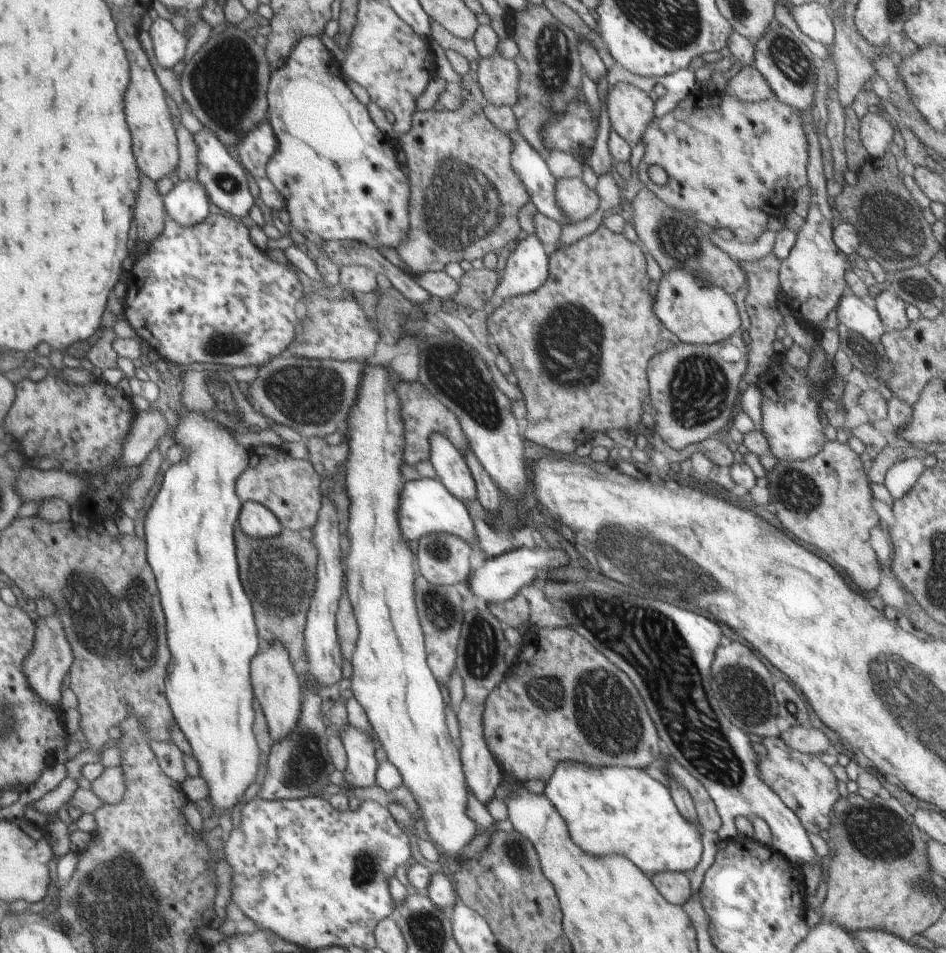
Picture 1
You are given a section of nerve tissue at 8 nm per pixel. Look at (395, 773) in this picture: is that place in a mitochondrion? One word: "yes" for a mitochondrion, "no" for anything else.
no

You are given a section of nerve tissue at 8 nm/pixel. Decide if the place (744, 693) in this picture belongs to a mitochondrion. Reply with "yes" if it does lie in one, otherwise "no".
yes

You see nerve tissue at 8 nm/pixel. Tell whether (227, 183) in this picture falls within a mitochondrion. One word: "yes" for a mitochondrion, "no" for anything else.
yes

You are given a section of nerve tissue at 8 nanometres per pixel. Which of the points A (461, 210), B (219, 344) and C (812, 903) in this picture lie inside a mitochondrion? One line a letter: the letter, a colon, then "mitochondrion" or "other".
A: mitochondrion
B: mitochondrion
C: other

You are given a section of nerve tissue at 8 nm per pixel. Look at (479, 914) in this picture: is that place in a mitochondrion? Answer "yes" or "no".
no

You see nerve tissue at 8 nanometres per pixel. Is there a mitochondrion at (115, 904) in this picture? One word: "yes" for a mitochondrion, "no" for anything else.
yes

